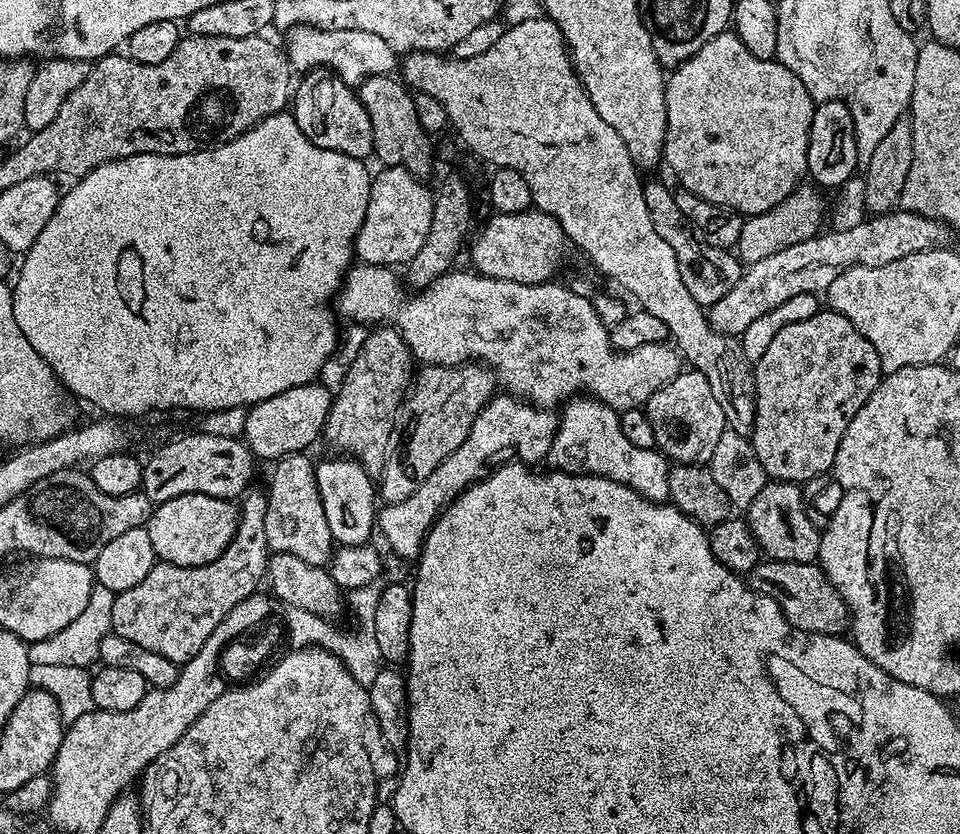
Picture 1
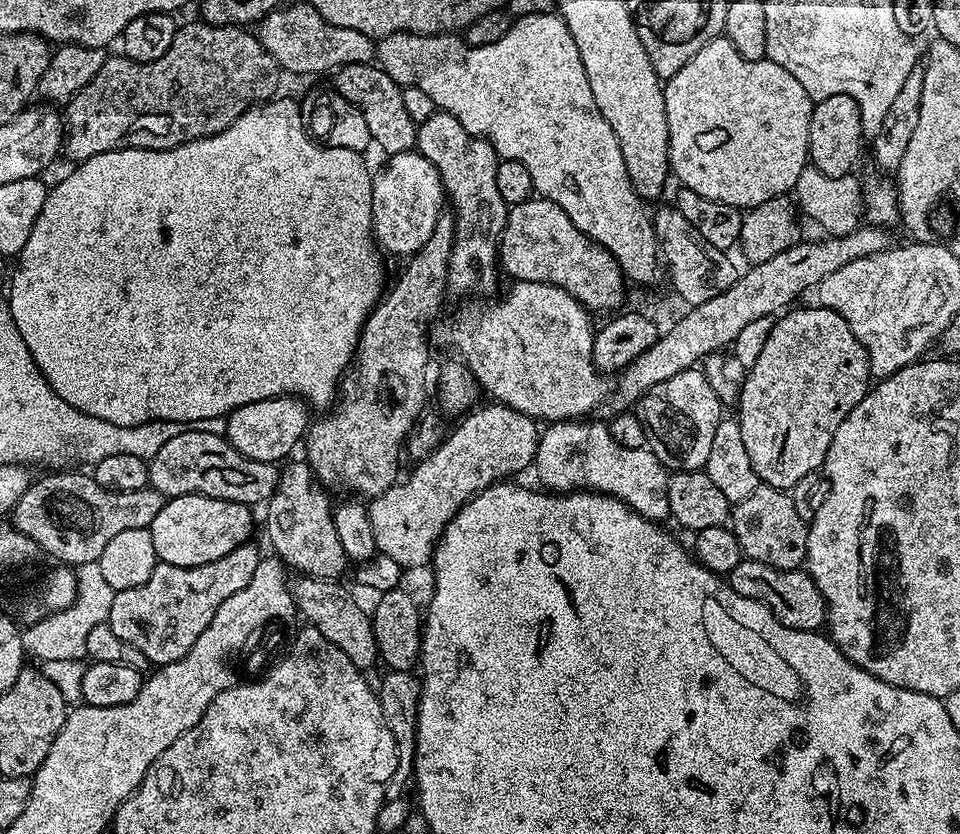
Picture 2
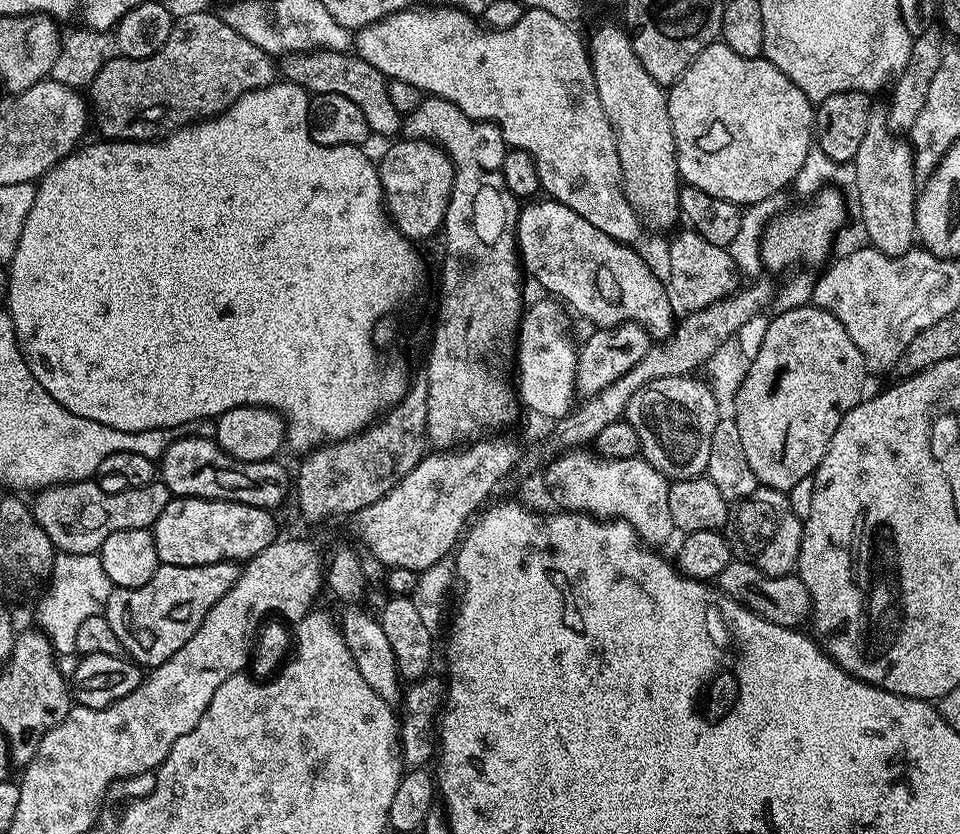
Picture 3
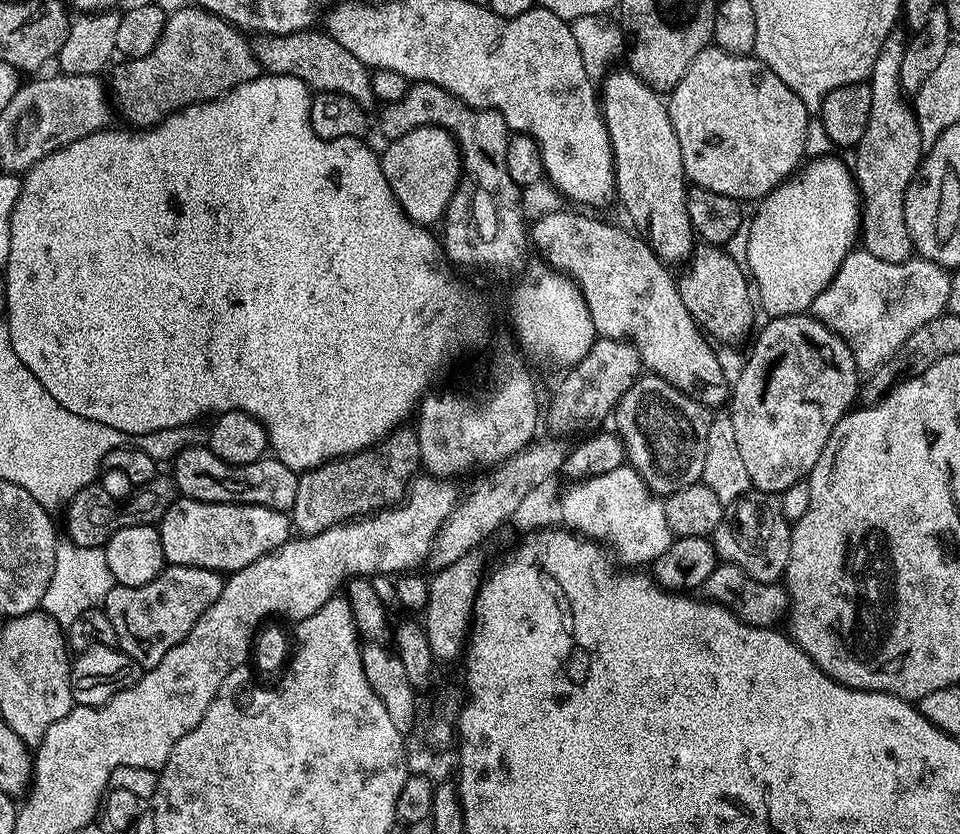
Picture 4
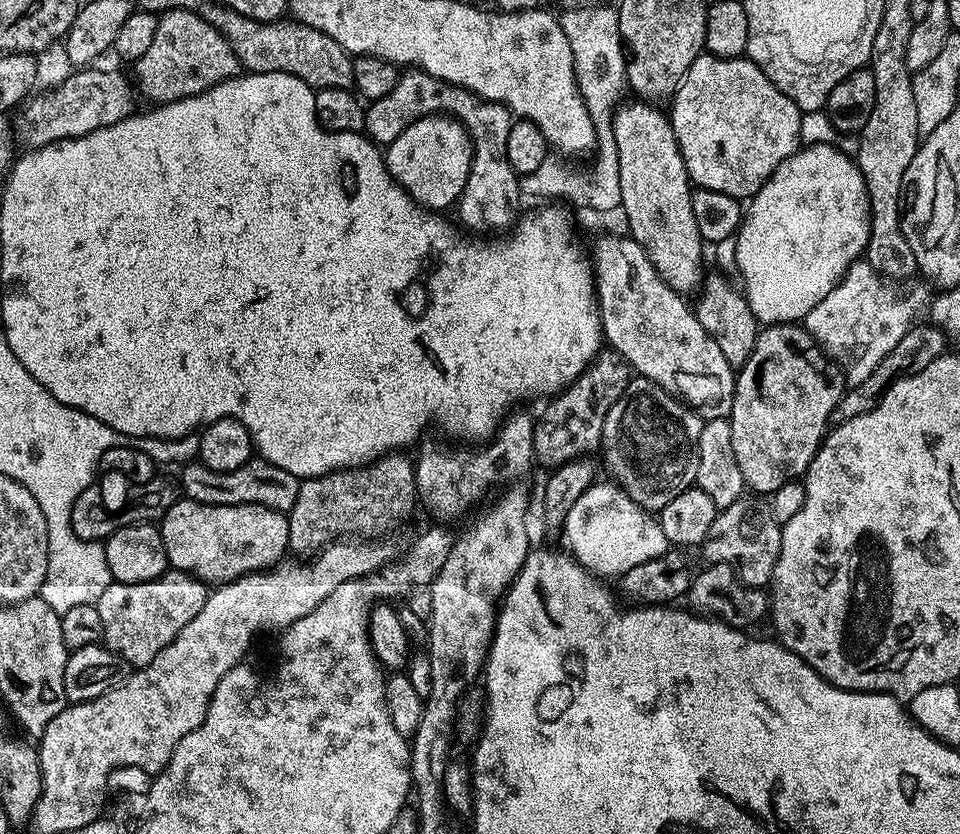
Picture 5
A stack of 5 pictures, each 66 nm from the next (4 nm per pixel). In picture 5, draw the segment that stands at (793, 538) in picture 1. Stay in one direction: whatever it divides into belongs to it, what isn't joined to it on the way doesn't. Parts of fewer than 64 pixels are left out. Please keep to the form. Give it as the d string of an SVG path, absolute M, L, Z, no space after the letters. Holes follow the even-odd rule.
M745 494L730 506L719 509L702 545L708 564L731 564L741 584L751 588L771 585L774 566L782 550L782 525L775 520L772 505L756 494Z

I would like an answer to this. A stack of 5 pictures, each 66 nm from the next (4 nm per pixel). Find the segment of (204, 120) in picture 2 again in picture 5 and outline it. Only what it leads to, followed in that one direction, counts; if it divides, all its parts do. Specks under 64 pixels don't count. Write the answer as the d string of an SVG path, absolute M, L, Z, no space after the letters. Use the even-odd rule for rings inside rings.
M169 8L167 12L159 13L154 42L150 42L142 58L135 60L134 68L135 87L152 106L197 96L242 72L232 43L215 26L201 18L199 11L190 8Z

